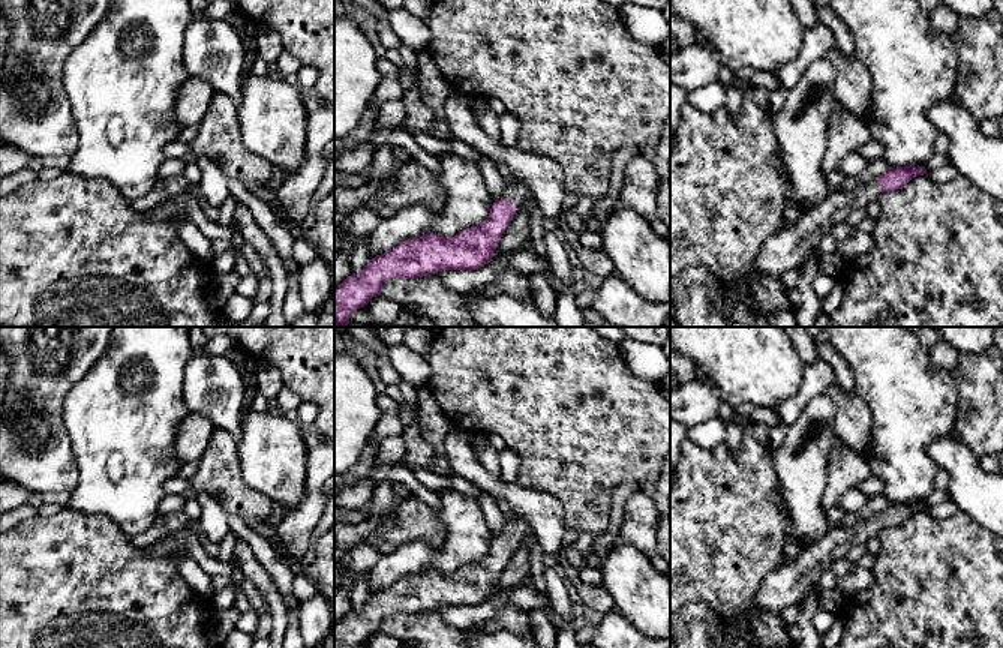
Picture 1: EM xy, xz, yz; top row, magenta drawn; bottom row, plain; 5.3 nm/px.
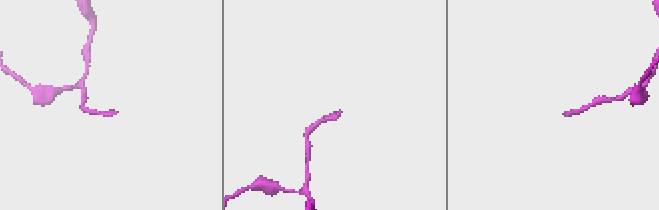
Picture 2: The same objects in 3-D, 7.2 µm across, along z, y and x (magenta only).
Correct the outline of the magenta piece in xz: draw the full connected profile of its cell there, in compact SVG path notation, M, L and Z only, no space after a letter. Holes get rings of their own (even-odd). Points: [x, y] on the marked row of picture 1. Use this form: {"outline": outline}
{"outline": "M505 174L507 189L493 202L487 219L460 231L454 237L442 237L436 232L426 232L412 240L405 240L388 252L367 261L360 274L352 273L337 288L334 288L334 327L346 327L351 315L364 308L373 297L381 294L382 284L390 279L418 279L441 270L478 270L495 256L502 234L511 224L514 213L522 208L525 198L531 194L528 184Z"}

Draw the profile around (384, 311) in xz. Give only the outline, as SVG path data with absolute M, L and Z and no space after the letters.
M378 294L367 303L367 312L378 326L390 327L403 312L403 308L400 303Z

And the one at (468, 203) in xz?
M453 153L439 156L439 160L441 172L436 178L445 190L444 206L432 210L427 204L412 204L381 219L367 242L370 260L426 232L454 237L487 219L495 200L477 164Z

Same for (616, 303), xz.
M618 274L604 278L589 309L618 327L670 327L670 302L646 302Z

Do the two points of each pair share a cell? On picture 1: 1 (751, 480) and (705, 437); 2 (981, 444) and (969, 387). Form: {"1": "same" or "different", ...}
{"1": "different", "2": "same"}

